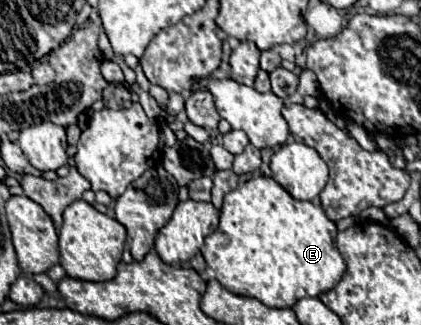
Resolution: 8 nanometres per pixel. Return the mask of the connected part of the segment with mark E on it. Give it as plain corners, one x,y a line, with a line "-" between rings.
254,174
246,184
238,186
234,192
230,192
230,194
224,196
224,206
222,206
222,210
220,210
220,226
218,226
218,230
216,230
214,234
210,234
210,236
206,238
204,248
202,248
202,256
204,256
206,264
216,272
216,280
218,280
226,290
230,290
230,292
234,292
234,294
240,294
240,296
252,296
252,298
256,298
256,300
260,300
262,304
272,306
272,308
292,308
292,306
294,306
298,300
302,300
302,298
320,296
320,294
328,292
330,288
334,288
334,286
340,282
342,274
346,272
346,262
344,262
342,254
340,254
338,248
336,248
336,224
334,224
332,220
328,220
326,212
322,210
322,206
318,206
318,204
314,204
314,202
294,200
274,178
266,178
266,176
262,176
262,174

